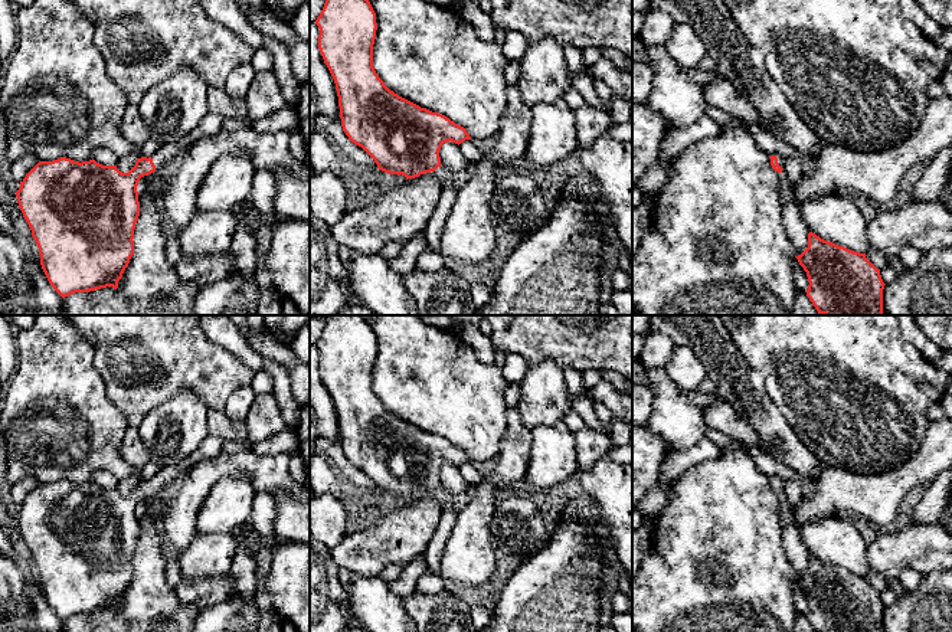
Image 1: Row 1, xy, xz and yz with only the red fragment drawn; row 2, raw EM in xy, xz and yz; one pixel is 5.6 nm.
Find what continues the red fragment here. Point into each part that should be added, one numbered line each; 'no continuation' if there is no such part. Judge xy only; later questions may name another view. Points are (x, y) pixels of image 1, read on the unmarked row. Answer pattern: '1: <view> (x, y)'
1: xy (210, 445)

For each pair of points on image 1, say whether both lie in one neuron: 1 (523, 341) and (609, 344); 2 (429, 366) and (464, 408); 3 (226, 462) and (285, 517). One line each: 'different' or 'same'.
1: same
2: same
3: different

